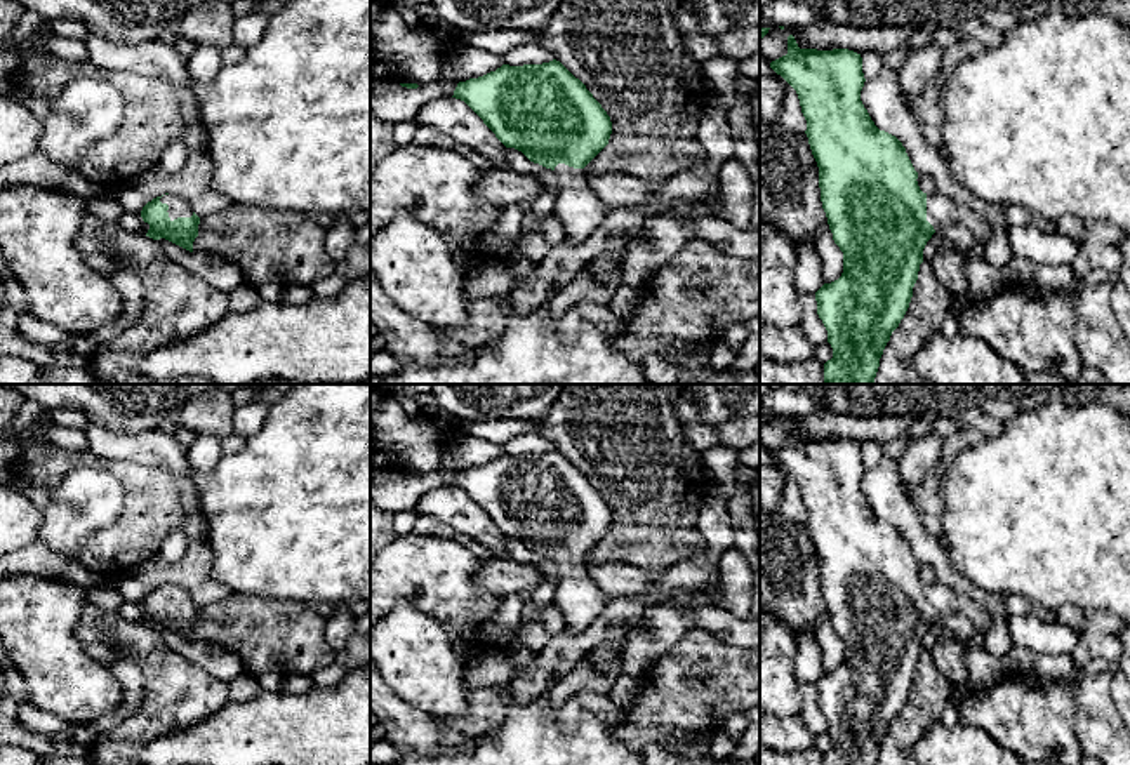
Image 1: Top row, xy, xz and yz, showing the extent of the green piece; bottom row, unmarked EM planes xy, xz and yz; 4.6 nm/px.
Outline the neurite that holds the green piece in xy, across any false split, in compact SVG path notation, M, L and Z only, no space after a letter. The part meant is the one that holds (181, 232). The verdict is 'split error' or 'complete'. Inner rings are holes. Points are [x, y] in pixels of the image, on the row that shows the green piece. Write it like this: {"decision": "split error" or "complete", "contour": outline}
{"decision": "split error", "contour": "M169 193L156 196L143 207L141 217L150 224L146 236L165 238L193 252L200 217L183 198Z"}

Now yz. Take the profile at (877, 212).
{"decision": "split error", "contour": "M788 37L788 54L770 68L798 94L807 137L819 167L821 202L834 243L843 252L843 273L815 292L817 315L828 330L833 358L824 363L824 384L873 384L892 332L904 318L918 280L923 249L942 226L965 226L986 245L991 230L982 216L941 193L923 193L902 143L880 130L861 101L862 57L848 49L800 49Z"}

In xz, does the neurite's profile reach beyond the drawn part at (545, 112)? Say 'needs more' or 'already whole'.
needs more

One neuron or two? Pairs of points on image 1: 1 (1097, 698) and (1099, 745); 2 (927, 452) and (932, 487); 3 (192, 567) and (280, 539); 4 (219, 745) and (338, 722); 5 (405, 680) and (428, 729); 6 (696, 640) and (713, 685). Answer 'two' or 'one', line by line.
1: one
2: two
3: two
4: one
5: two
6: one

